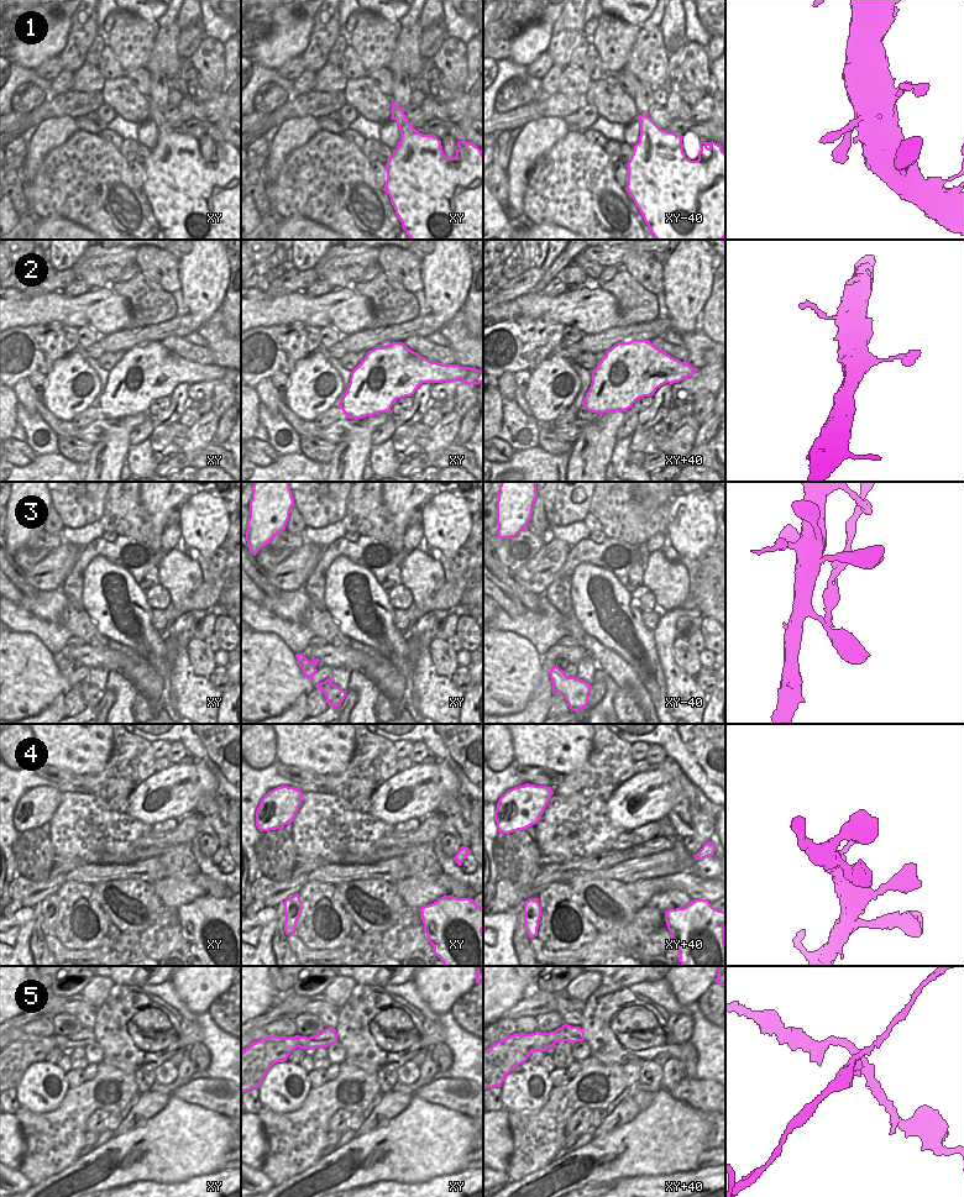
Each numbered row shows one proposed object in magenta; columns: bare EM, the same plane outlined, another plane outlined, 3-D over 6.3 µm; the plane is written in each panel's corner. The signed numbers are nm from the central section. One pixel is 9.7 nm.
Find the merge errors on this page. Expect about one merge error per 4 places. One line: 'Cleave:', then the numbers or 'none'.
Cleave: 3, 5.

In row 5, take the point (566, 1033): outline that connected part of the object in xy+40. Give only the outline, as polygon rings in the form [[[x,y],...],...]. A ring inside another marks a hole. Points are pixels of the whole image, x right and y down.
[[[564,1024],[561,1028],[551,1033],[549,1039],[554,1043],[567,1041],[573,1045],[577,1041],[585,1040],[585,1031],[580,1027]]]

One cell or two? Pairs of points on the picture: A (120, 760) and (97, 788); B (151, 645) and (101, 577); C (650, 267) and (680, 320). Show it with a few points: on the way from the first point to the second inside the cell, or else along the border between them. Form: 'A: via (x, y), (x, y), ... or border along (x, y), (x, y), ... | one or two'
A: via (118, 767), (104, 781) | one
B: via (130, 638), (113, 624), (105, 598) | one
C: border along (661, 263), (664, 292) | two

